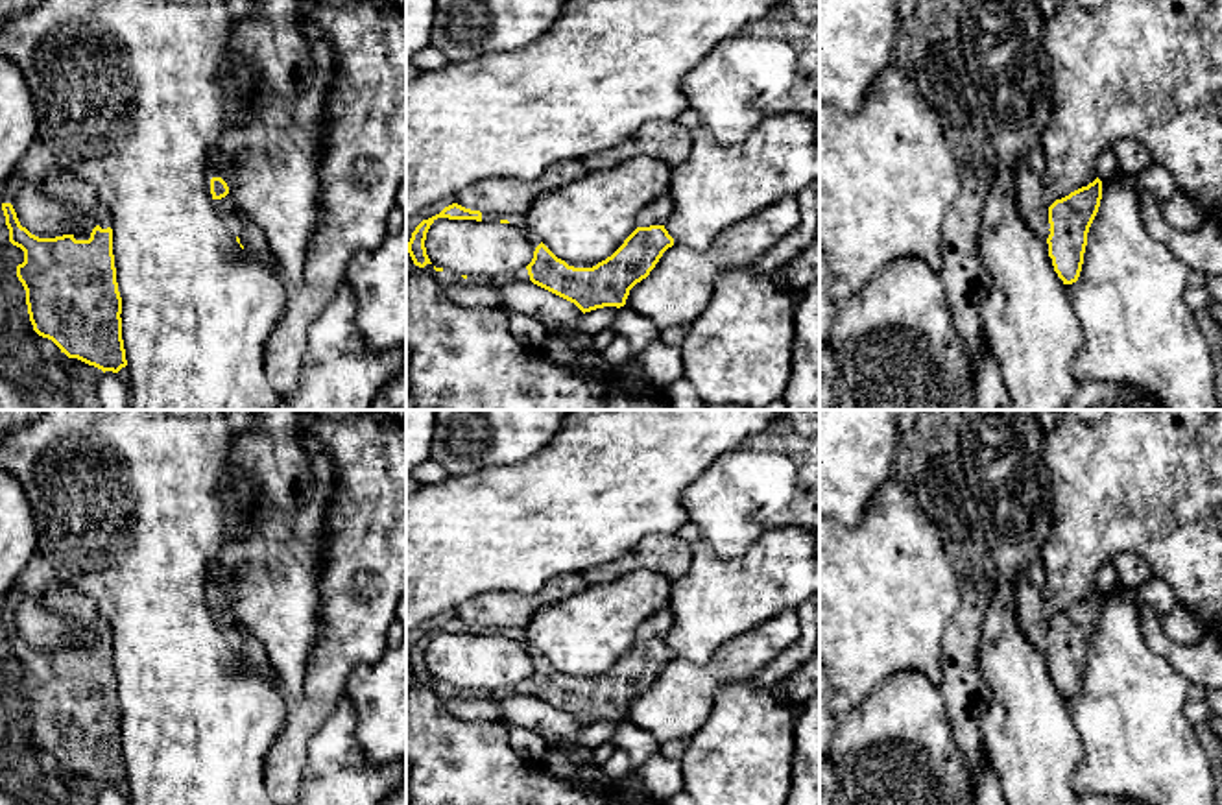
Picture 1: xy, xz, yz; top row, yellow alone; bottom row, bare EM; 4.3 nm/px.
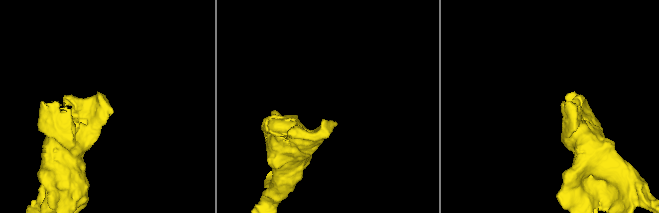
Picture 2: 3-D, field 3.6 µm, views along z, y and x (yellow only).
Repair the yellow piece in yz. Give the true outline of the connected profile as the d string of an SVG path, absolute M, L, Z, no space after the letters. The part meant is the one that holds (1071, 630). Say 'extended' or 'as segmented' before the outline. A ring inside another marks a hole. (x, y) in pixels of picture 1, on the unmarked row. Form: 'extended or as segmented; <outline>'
extended; M1043 561L1026 565L1015 582L1017 620L1028 641L1048 650L1048 670L1063 698L1078 694L1089 641L1102 613L1102 595L1096 591L1069 609L1056 613L1050 620L1043 615L1043 593L1047 574Z

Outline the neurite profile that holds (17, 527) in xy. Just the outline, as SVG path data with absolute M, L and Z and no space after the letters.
M0 471L0 596L37 554L37 524L24 487Z

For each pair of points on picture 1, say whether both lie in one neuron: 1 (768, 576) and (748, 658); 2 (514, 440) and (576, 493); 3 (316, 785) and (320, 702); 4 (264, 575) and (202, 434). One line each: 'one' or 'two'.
1: two
2: two
3: two
4: two

